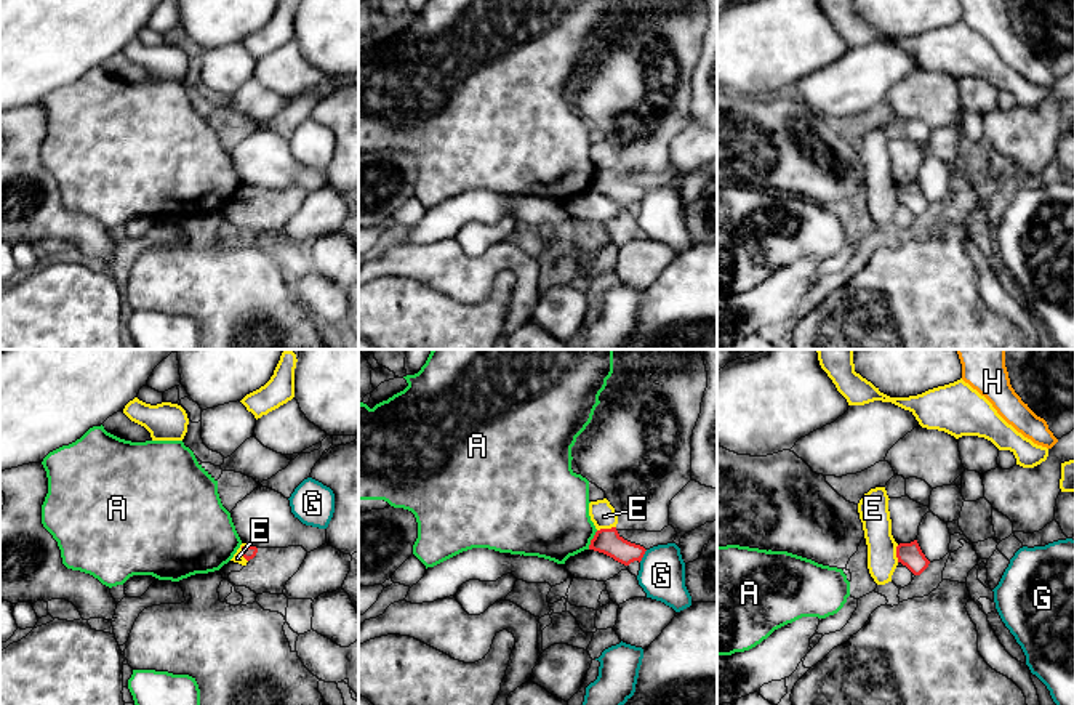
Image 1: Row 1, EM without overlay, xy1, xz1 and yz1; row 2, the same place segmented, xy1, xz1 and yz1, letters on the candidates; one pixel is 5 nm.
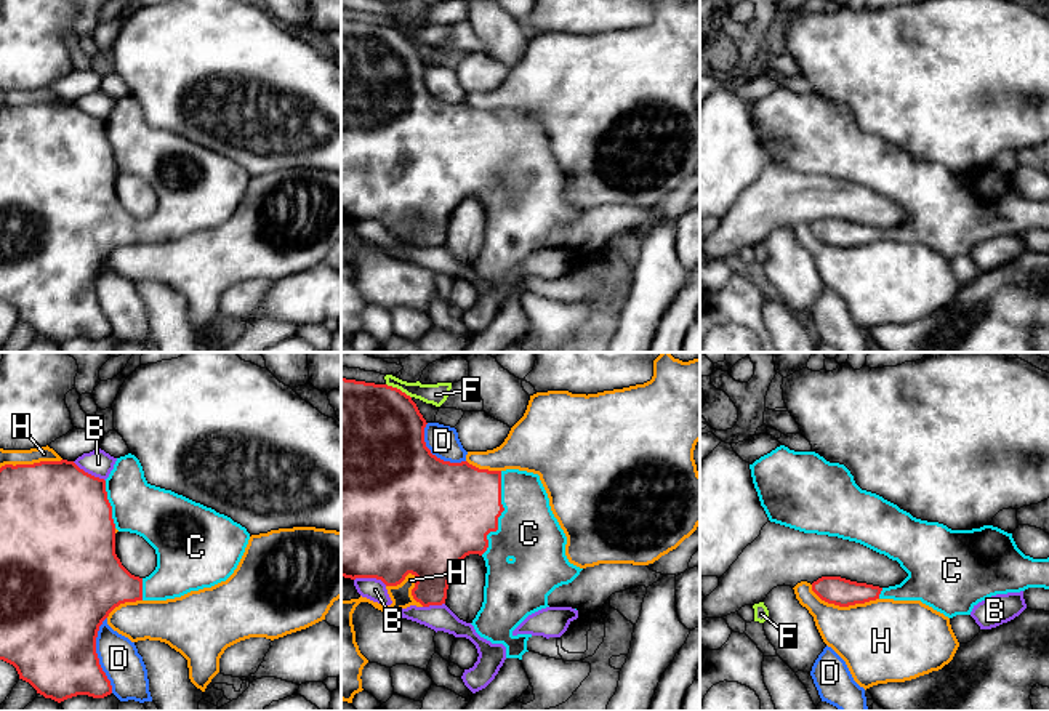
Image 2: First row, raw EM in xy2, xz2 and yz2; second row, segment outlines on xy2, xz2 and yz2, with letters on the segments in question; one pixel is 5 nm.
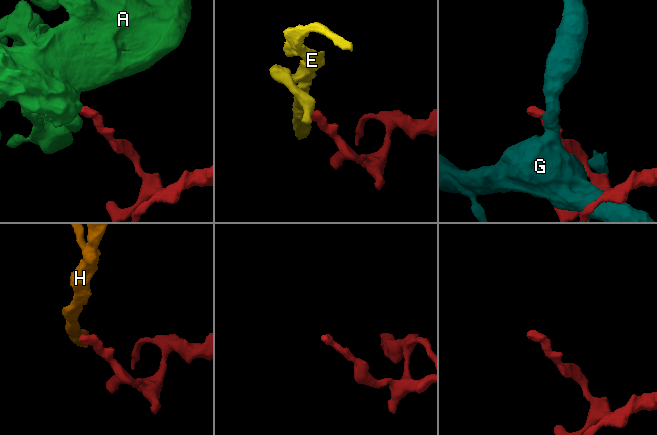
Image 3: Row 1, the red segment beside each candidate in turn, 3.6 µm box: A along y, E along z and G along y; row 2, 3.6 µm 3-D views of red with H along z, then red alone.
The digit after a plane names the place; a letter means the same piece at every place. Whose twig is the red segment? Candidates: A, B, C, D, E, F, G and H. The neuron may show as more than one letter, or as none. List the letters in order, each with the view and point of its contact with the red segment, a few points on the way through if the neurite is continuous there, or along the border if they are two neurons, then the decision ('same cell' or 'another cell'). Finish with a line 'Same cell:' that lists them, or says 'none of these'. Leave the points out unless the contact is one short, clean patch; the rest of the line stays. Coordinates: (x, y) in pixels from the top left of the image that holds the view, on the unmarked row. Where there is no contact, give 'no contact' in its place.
A: xz1 (591, 181) | along xz1 (597, 172), (588, 189) | another cell
B: xy2 (87, 114) | another cell
C: xz2 (500, 156) | same cell
D: xy2 (96, 297) | another cell
E: xy1 (242, 194) | another cell
F: xz2 (399, 31) | another cell
G: xz1 (642, 197) | another cell
H: yz2 (843, 247) | another cell
Same cell: C

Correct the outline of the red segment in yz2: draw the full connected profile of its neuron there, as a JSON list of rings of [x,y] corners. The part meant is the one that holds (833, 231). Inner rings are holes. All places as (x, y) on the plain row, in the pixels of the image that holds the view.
[[[785,86],[750,106],[754,130],[770,163],[804,173],[860,184],[897,202],[908,218],[895,227],[879,229],[841,218],[822,218],[812,232],[839,248],[876,240],[921,242],[948,259],[971,256],[972,250],[996,235],[1028,229],[1049,231],[1049,199],[1033,200],[1015,186],[1012,175],[993,167],[951,171],[938,163],[913,159],[882,138],[862,131],[850,112],[815,93],[794,93]]]

